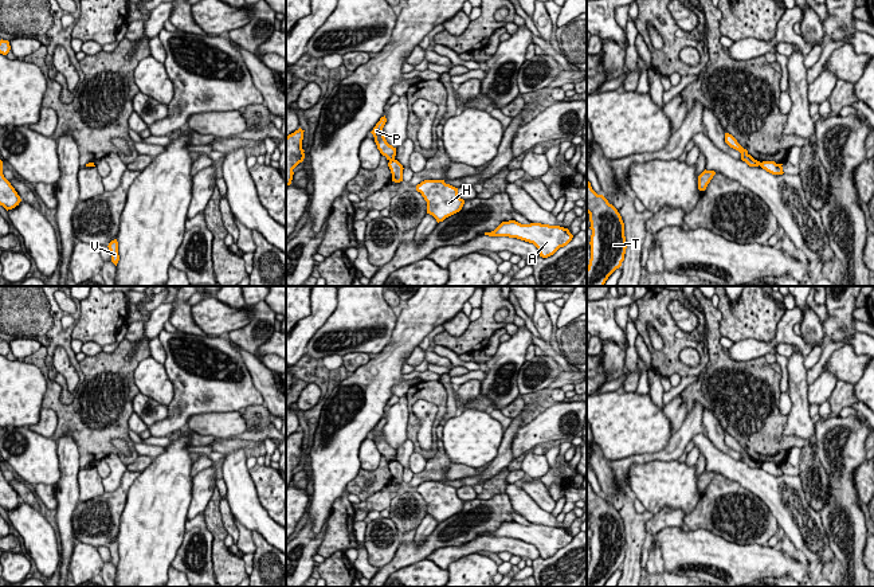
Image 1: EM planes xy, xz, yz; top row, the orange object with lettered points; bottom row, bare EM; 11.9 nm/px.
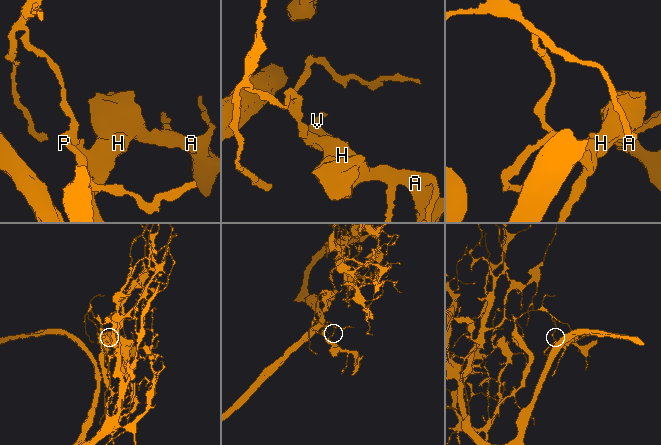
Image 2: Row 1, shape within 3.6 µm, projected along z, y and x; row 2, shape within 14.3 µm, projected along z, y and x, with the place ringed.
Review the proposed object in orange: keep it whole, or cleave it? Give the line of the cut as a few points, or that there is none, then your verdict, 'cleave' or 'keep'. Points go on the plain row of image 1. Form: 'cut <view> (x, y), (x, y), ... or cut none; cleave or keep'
cut xz (394, 458), (390, 461); cleave

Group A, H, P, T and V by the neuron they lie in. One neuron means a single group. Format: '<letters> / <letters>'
A H V / P T

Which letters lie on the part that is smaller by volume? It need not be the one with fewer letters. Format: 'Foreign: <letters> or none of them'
Foreign: A, H, V

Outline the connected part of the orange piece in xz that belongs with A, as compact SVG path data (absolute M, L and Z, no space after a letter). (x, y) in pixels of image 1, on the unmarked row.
M516 521L502 523L494 532L485 533L485 536L517 539L533 544L542 559L553 556L573 539L568 529L560 527L541 524L521 525Z

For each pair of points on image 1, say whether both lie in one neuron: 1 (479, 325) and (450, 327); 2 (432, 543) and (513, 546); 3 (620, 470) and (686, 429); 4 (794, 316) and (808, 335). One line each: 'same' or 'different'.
1: different
2: different
3: same
4: different

